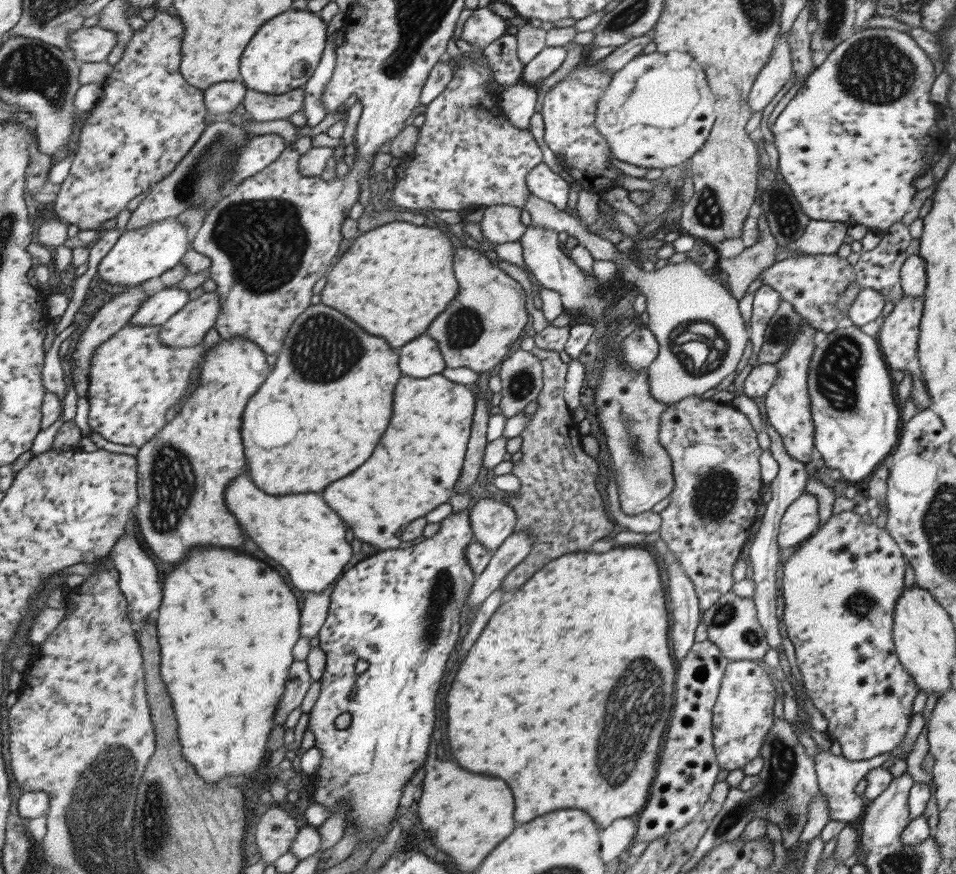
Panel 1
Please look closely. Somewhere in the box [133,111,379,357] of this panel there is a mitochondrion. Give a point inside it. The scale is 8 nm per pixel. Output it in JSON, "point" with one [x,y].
{"point":[265,239]}

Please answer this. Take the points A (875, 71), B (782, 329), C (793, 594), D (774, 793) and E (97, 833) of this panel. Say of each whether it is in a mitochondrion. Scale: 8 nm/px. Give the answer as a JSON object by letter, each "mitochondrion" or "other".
{"A":"mitochondrion","B":"mitochondrion","C":"other","D":"mitochondrion","E":"mitochondrion"}

